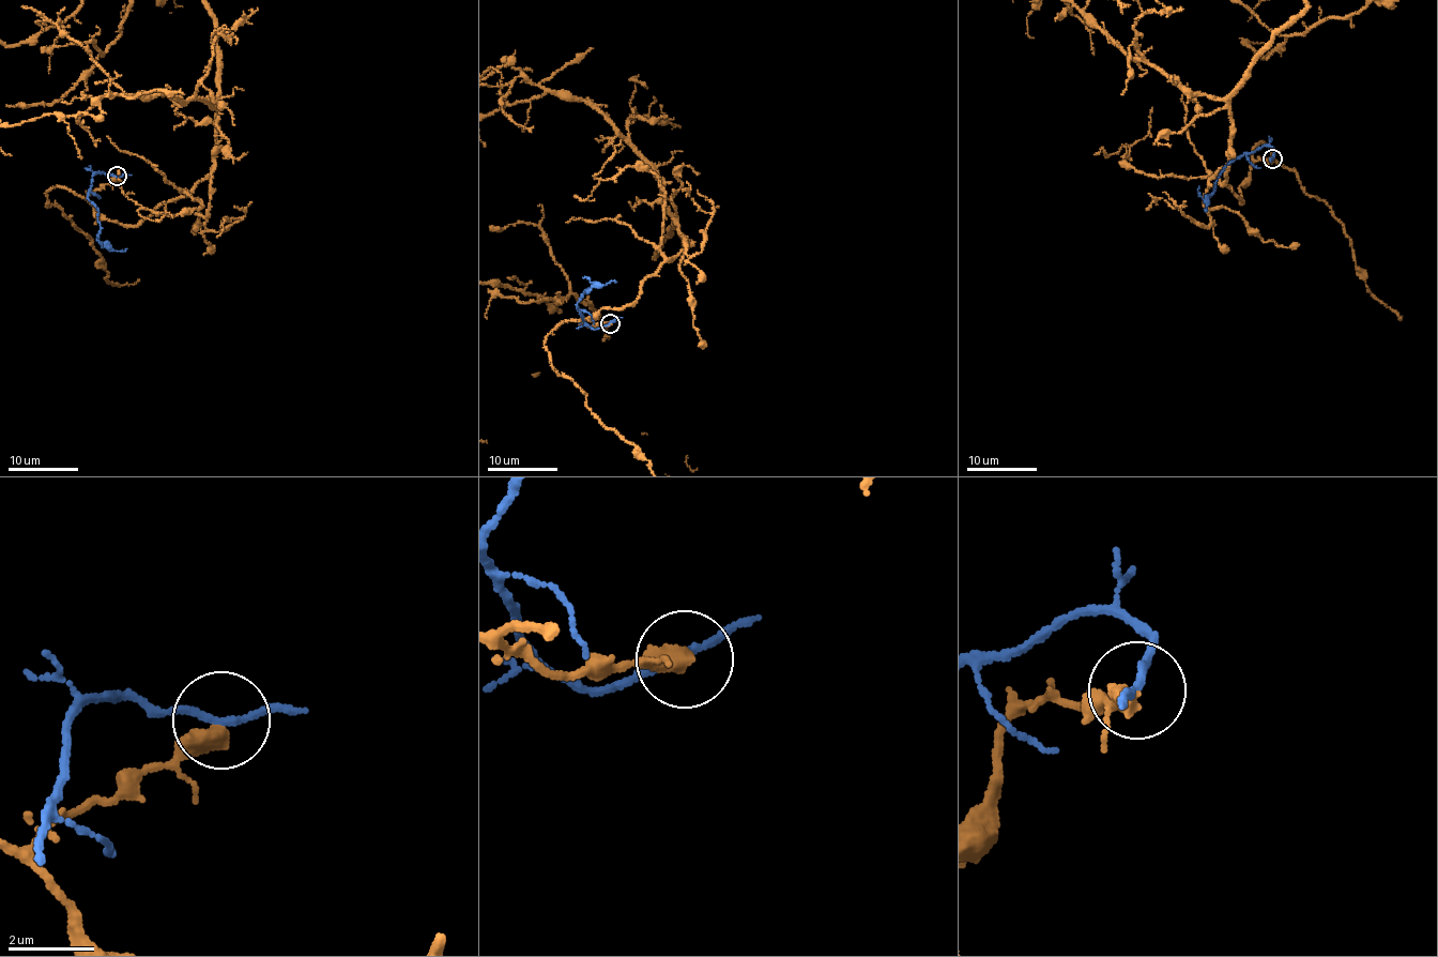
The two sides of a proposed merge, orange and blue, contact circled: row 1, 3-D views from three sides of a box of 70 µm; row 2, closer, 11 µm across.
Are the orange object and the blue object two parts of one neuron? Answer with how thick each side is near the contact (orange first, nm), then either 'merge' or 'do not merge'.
440 nm thick on the orange side, 160 nm on the other; do not merge

